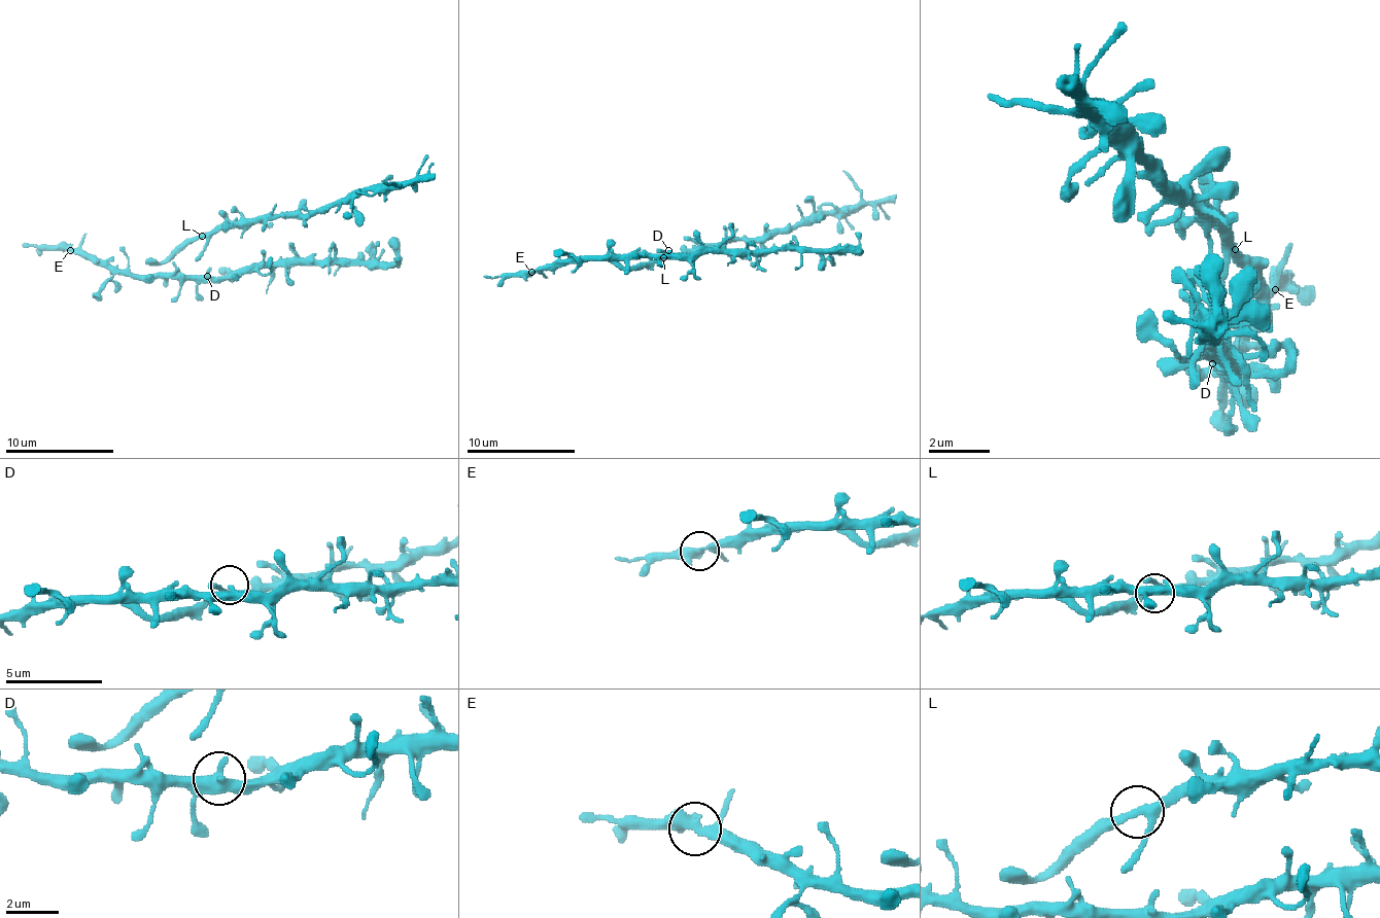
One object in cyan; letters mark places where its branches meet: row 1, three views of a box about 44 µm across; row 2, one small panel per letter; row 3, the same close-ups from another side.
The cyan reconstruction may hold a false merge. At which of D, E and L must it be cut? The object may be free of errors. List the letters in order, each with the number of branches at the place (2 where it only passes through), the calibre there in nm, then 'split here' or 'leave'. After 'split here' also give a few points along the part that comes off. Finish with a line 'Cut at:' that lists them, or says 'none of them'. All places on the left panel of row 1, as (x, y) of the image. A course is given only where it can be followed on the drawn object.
D: 3 | 280 nm | leave
E: 3 | 340 nm | leave
L: 3 | 280 nm | leave
Cut at: none of them

